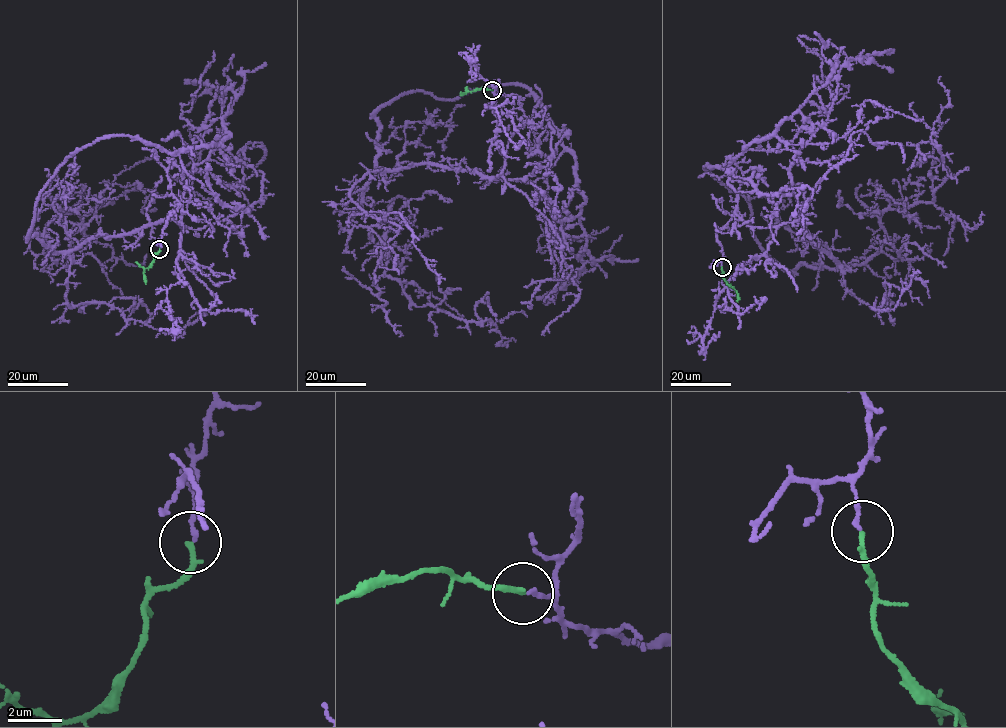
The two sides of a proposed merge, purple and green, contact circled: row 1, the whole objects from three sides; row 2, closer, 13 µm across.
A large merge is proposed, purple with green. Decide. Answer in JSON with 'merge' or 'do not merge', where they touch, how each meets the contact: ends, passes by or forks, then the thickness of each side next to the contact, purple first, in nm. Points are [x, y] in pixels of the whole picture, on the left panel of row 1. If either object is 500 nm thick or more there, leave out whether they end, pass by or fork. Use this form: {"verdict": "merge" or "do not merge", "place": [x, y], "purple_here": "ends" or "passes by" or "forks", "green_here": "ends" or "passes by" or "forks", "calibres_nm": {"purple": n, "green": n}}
{"verdict": "do not merge", "place": [159, 249], "purple_here": "ends", "green_here": "ends", "calibres_nm": {"purple": 160, "green": 180}}

